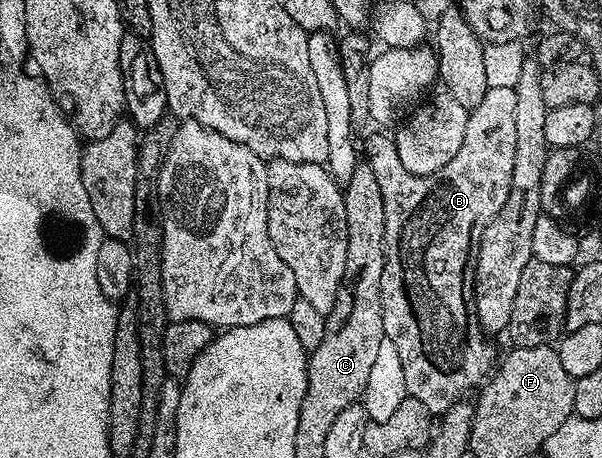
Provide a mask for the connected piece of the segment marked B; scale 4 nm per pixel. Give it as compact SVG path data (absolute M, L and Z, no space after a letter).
M494 87L487 90L487 94L483 94L483 102L479 102L479 106L471 109L469 117L467 118L466 134L463 137L463 144L459 147L459 154L455 154L455 158L451 158L451 162L447 162L447 166L443 166L439 170L435 170L426 176L415 174L411 170L407 170L407 166L403 166L403 158L399 158L399 150L396 149L396 142L392 135L384 136L384 131L377 130L377 133L370 138L369 141L364 141L363 152L367 155L367 163L371 166L371 170L375 170L375 178L379 181L379 190L383 194L383 214L385 215L385 265L383 266L383 278L381 279L381 305L383 306L383 330L385 331L385 338L391 342L395 342L395 350L399 350L399 362L403 362L403 382L405 383L405 390L408 395L416 398L419 402L423 402L423 406L427 406L430 414L440 414L446 412L451 406L455 406L455 402L462 399L466 395L465 391L468 388L476 389L494 371L495 356L493 360L493 348L488 344L486 333L481 330L481 323L477 321L477 317L473 311L473 270L477 263L477 251L479 250L479 242L483 238L483 230L487 230L487 226L495 218L495 214L499 214L499 210L503 210L503 202L507 202L507 194L511 194L511 170L515 170L515 108L516 108L516 94L512 88Z

